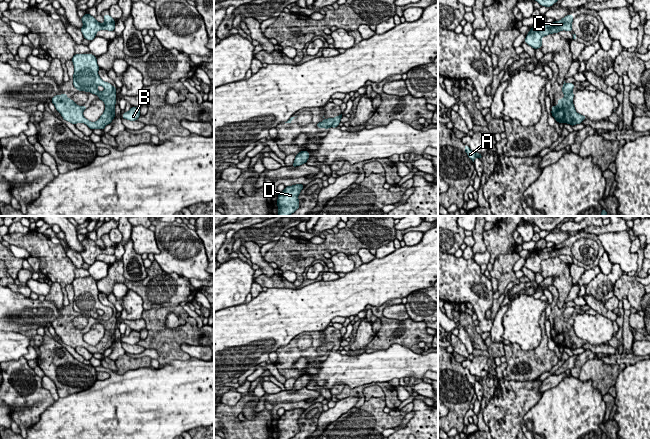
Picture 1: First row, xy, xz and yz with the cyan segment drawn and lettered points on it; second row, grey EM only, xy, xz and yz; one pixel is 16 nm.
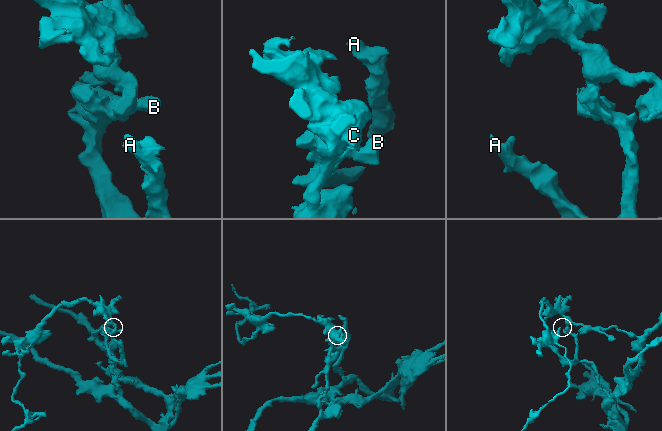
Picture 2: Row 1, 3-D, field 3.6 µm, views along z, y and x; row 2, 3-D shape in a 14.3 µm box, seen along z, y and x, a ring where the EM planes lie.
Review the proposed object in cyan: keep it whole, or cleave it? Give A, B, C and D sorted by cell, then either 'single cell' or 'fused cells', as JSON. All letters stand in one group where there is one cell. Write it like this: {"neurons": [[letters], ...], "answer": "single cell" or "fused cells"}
{"neurons": [["A", "B"], ["C", "D"]], "answer": "fused cells"}

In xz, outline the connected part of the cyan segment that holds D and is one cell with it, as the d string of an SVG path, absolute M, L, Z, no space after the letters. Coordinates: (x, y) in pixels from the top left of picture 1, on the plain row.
M303 408L287 410L279 417L276 428L278 429L278 440L290 440L299 432L298 419L304 412Z

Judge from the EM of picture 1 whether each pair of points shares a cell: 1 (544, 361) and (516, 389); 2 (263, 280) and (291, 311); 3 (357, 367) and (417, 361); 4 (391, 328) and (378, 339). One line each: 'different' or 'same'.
1: different
2: different
3: same
4: same

